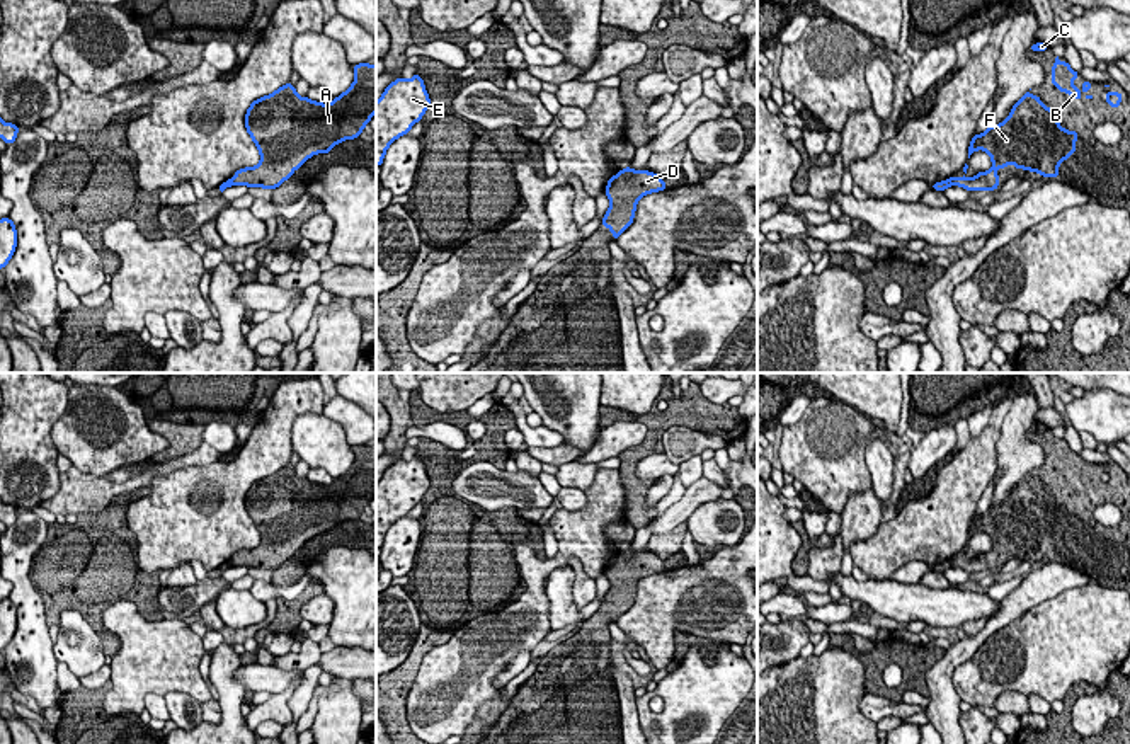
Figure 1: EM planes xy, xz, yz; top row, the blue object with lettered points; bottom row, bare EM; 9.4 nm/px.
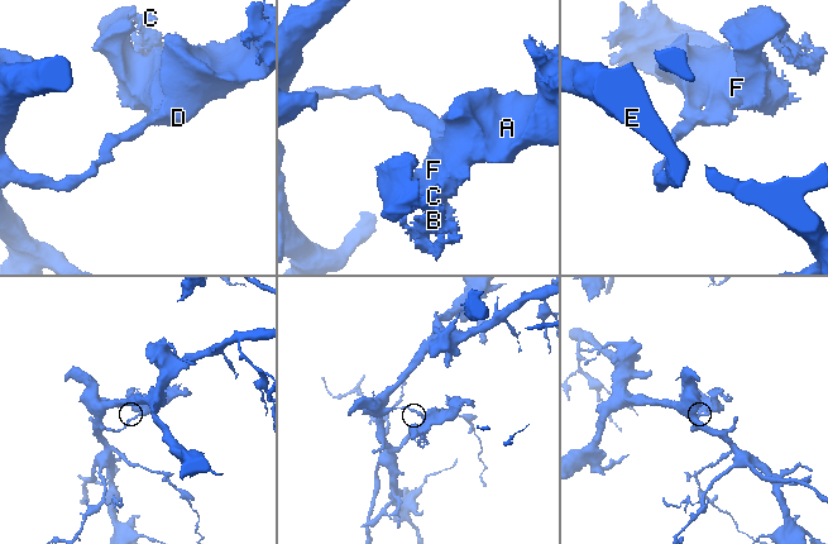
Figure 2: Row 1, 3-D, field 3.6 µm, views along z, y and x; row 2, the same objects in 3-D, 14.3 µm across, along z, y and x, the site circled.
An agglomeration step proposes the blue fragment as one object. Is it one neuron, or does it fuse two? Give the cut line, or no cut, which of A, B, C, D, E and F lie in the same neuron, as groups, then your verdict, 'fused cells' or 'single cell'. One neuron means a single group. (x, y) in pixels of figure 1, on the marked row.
cut xz (615, 177), (608, 186); groups A B C D F / E; fused cells

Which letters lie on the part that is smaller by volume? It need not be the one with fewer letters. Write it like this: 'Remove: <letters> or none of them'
Remove: A, B, C, D, F

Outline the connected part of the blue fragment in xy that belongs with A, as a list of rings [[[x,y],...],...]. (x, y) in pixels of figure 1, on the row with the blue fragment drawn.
[[[352,65],[352,70],[352,85],[330,104],[300,97],[289,82],[254,100],[245,128],[260,162],[237,170],[231,186],[276,189],[310,157],[357,138],[376,114],[376,65]]]

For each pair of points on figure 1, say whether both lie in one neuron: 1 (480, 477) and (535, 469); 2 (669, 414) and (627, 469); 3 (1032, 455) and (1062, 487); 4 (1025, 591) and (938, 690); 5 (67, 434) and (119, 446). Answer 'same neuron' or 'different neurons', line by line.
1: different neurons
2: same neuron
3: different neurons
4: same neuron
5: same neuron

